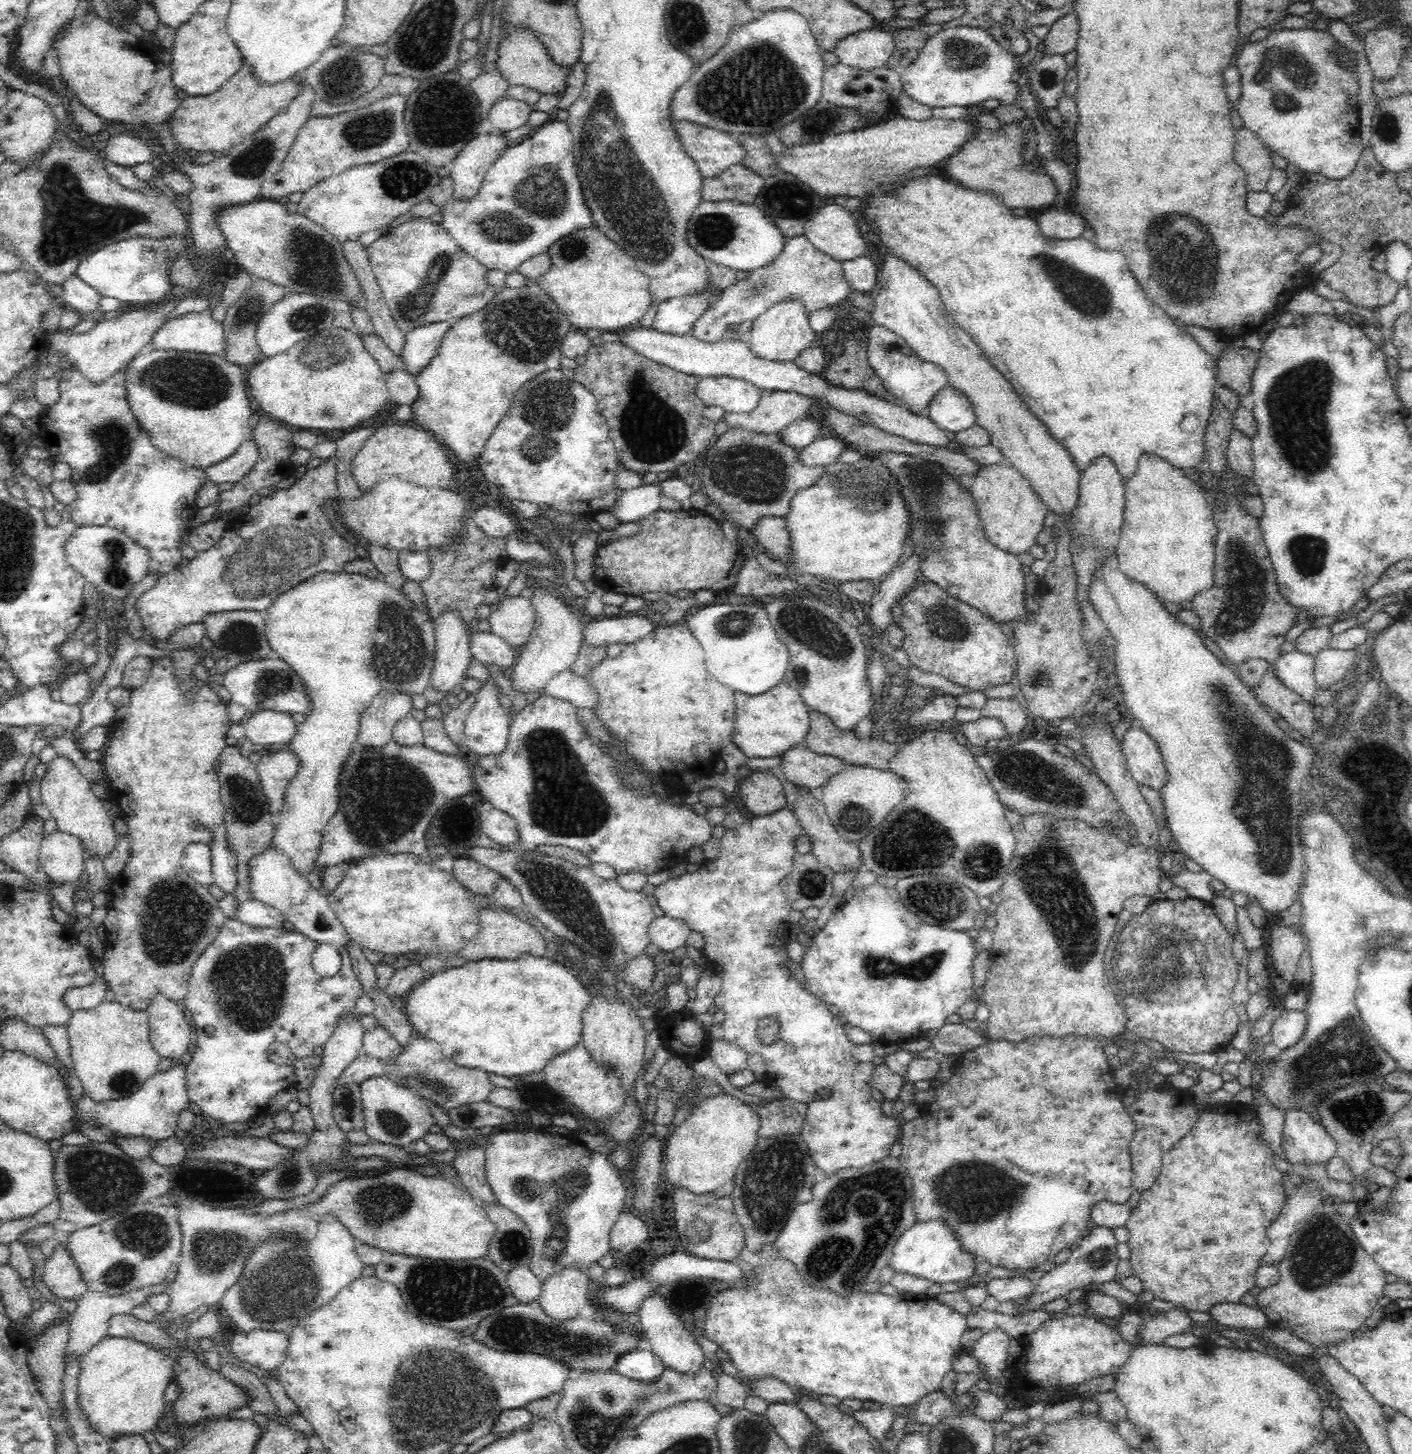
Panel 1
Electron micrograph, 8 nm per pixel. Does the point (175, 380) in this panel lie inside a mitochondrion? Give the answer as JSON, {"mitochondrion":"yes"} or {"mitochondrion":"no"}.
{"mitochondrion":"yes"}

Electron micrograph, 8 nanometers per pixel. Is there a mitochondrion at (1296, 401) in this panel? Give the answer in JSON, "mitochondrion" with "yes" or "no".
{"mitochondrion":"yes"}

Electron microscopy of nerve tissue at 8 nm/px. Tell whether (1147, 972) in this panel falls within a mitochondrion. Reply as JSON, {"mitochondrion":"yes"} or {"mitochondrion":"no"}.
{"mitochondrion":"yes"}

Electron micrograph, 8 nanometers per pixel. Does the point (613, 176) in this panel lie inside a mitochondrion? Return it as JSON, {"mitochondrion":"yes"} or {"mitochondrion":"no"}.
{"mitochondrion":"yes"}

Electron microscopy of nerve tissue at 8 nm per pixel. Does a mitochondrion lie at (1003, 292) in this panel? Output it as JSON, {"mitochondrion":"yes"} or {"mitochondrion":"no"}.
{"mitochondrion":"no"}

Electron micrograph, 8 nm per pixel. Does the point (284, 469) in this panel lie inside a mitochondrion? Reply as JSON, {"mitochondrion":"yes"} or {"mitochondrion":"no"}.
{"mitochondrion":"no"}

